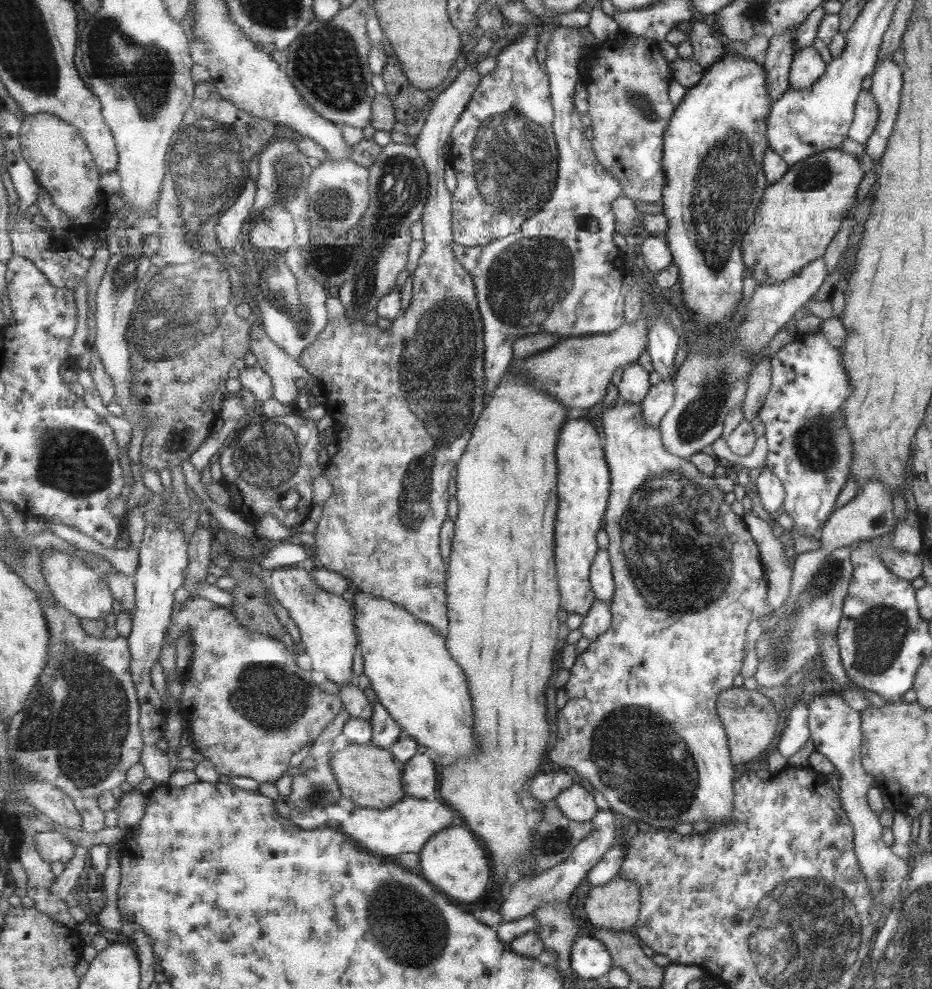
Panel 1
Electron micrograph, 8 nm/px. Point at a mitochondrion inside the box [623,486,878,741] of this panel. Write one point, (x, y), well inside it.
(833, 570)

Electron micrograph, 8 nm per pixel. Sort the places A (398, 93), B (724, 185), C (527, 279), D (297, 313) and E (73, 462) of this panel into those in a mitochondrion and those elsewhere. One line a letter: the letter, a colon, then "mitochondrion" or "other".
A: other
B: mitochondrion
C: mitochondrion
D: mitochondrion
E: mitochondrion

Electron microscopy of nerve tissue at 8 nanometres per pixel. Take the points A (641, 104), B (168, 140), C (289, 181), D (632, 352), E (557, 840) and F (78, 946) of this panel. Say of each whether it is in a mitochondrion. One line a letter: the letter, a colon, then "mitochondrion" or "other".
A: mitochondrion
B: mitochondrion
C: mitochondrion
D: other
E: mitochondrion
F: other

